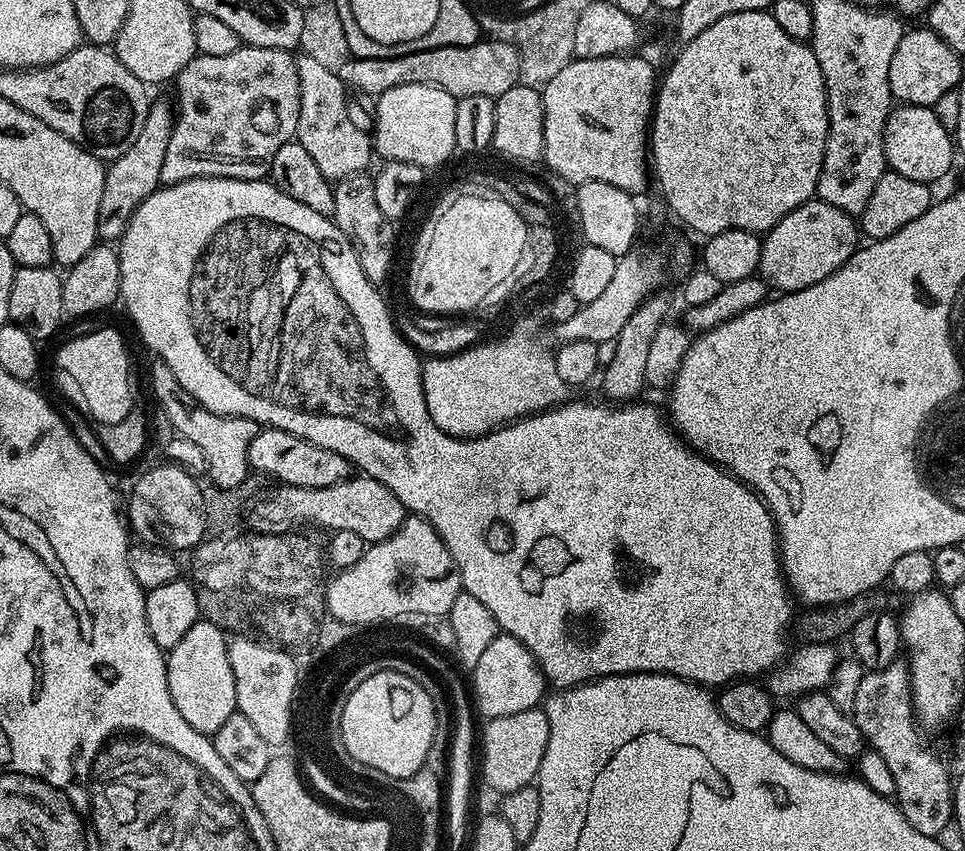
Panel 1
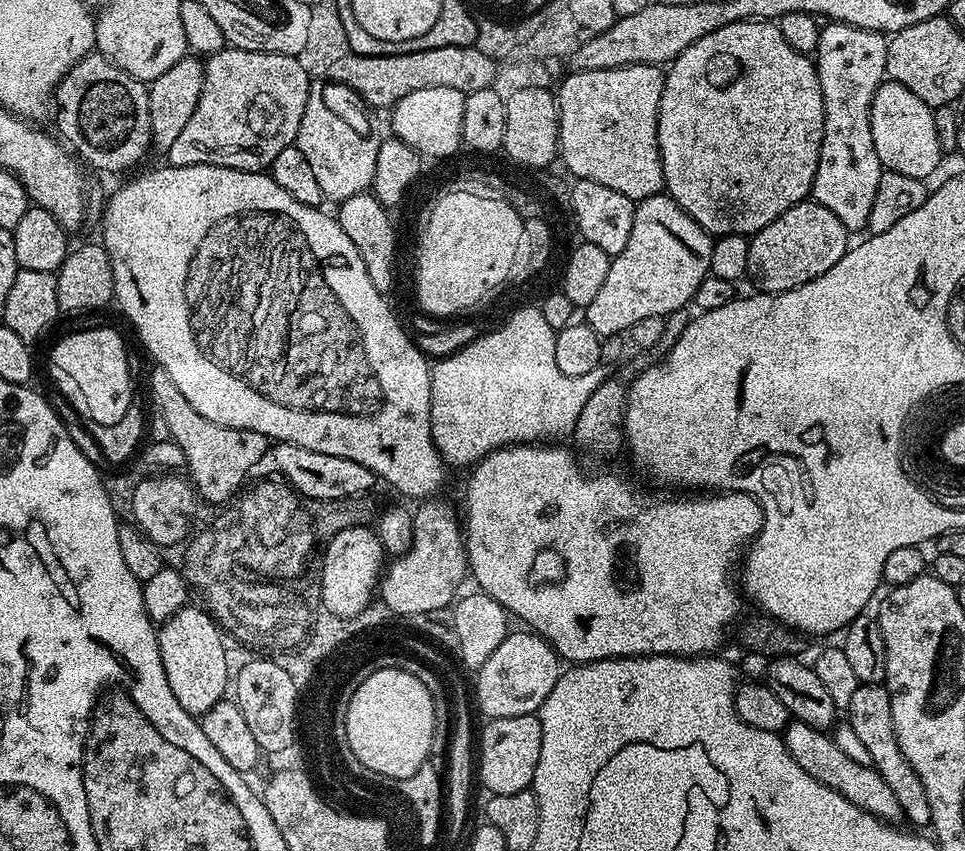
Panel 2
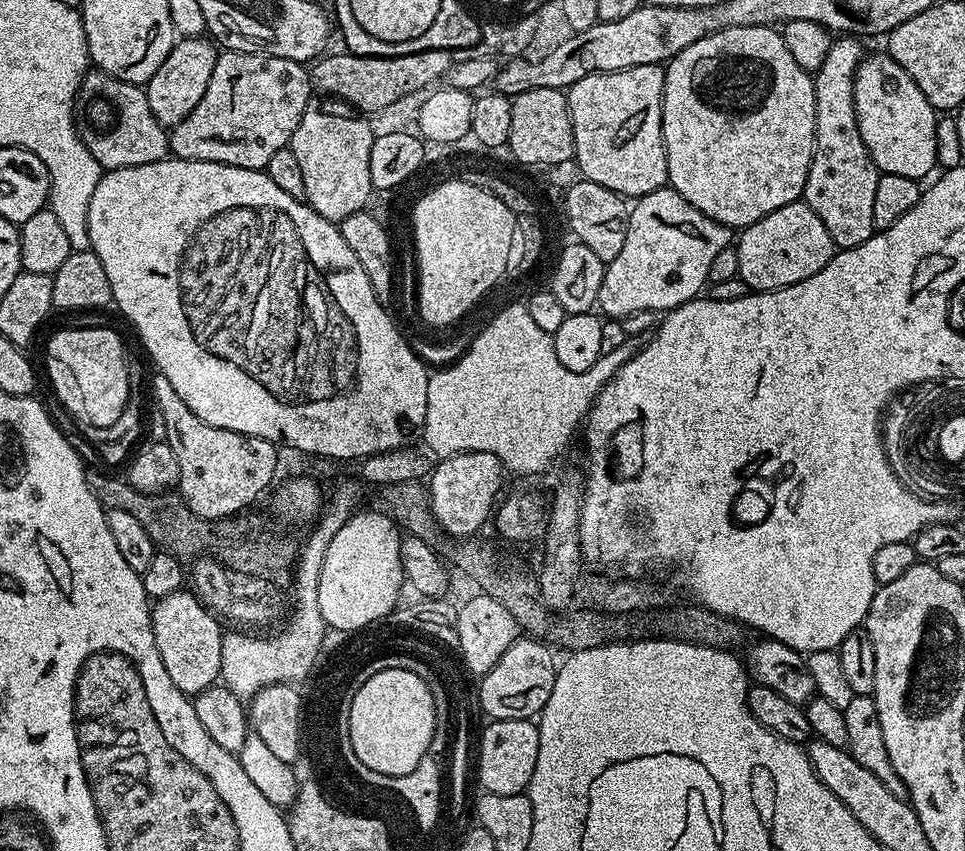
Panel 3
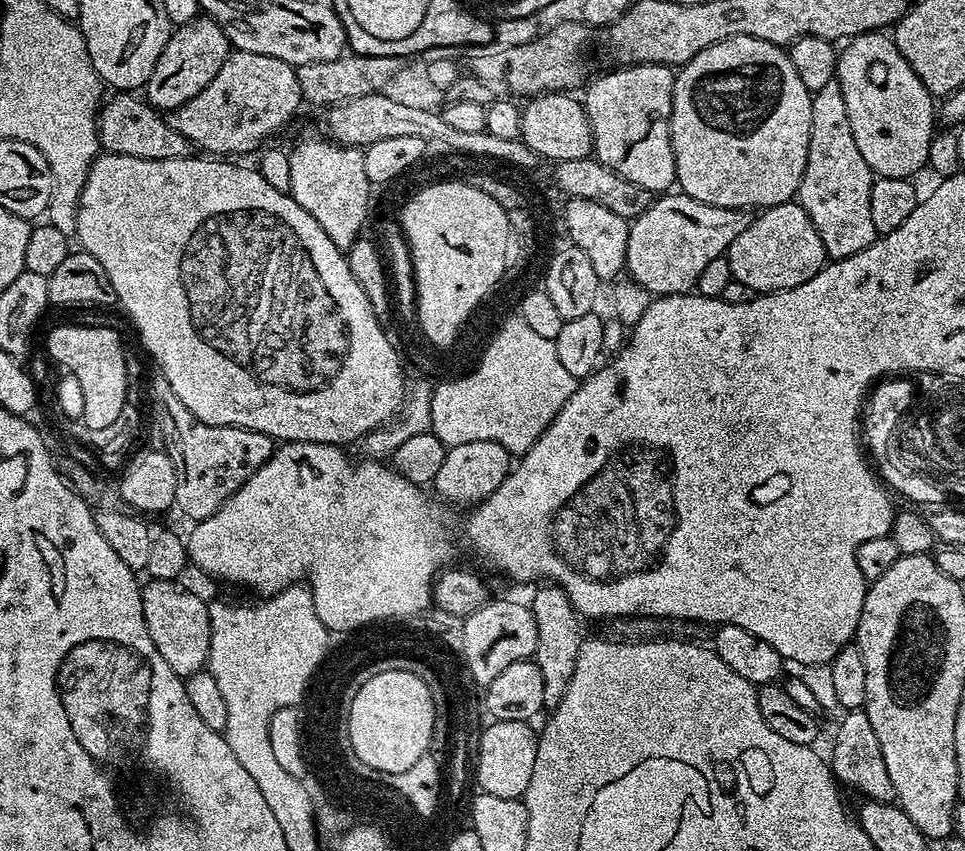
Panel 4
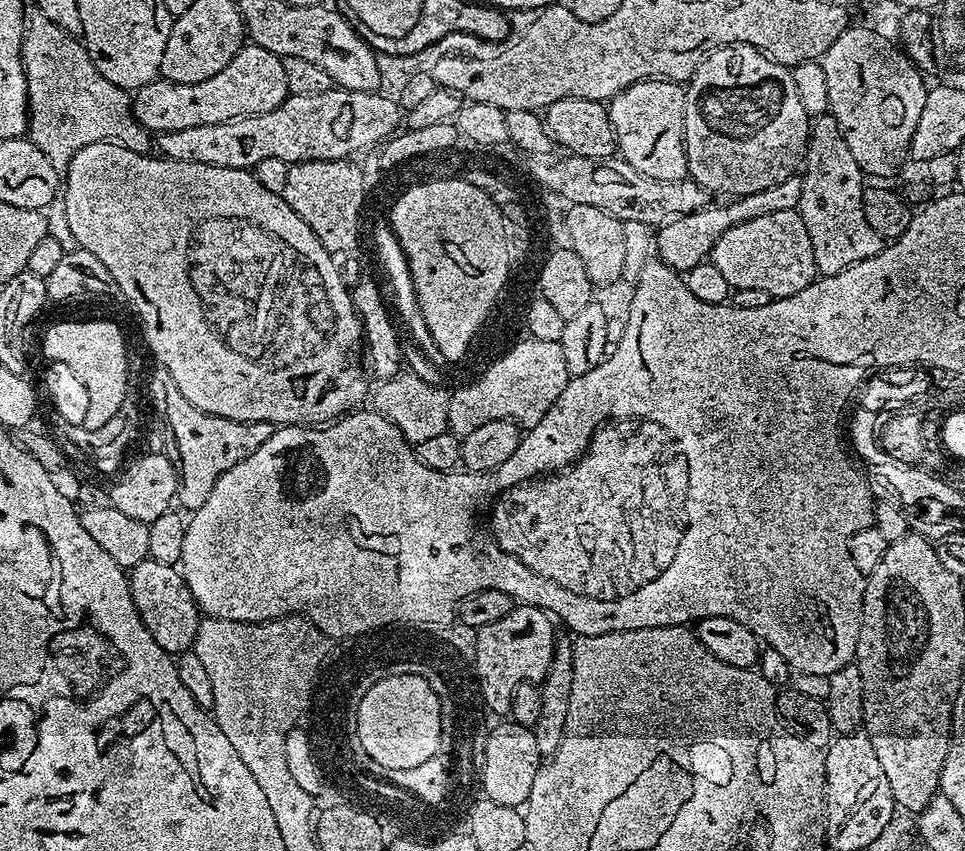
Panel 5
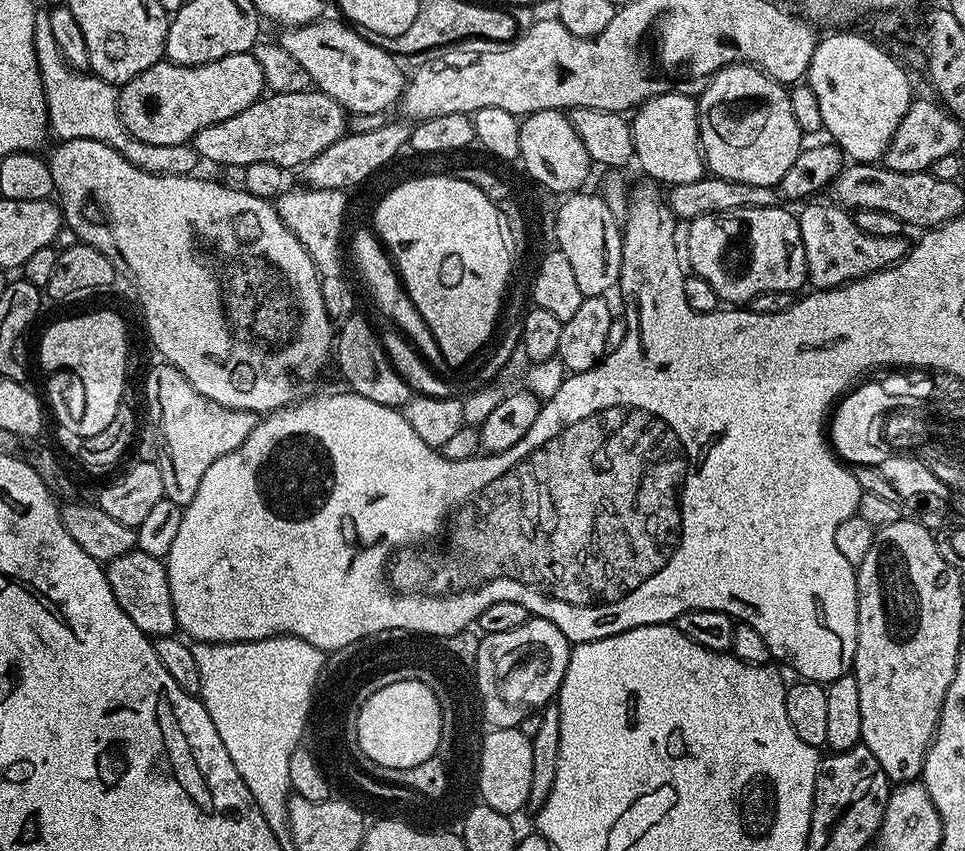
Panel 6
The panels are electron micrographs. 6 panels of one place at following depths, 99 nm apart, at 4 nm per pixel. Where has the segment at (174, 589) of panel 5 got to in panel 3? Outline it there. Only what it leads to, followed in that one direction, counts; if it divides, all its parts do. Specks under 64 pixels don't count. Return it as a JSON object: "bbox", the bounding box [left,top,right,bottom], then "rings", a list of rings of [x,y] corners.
{"bbox":[150,590,224,698],"rings":[[[188,590],[166,594],[162,599],[151,605],[150,611],[154,642],[158,646],[158,654],[162,658],[162,662],[166,666],[166,674],[170,674],[174,686],[178,686],[178,690],[182,690],[189,698],[194,698],[199,692],[209,688],[211,684],[217,683],[220,680],[224,636],[222,631],[220,632],[221,621],[209,609],[205,608],[204,603],[200,601],[200,597]]]}

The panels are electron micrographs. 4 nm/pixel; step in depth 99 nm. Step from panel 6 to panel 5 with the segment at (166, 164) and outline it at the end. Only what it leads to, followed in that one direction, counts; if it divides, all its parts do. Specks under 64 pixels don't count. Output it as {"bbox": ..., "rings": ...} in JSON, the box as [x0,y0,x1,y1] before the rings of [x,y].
{"bbox":[22,14,154,174],"rings":[[[36,14],[27,21],[24,30],[24,45],[22,46],[22,62],[24,73],[28,83],[28,130],[27,139],[31,140],[54,170],[61,174],[67,173],[70,166],[70,158],[82,150],[82,146],[90,146],[94,142],[111,140],[126,150],[151,153],[154,148],[154,140],[148,129],[138,123],[132,114],[132,96],[129,89],[114,86],[114,82],[106,82],[102,74],[94,66],[90,54],[84,49],[83,43],[77,37],[66,34],[54,22],[50,22],[45,16]]]}

